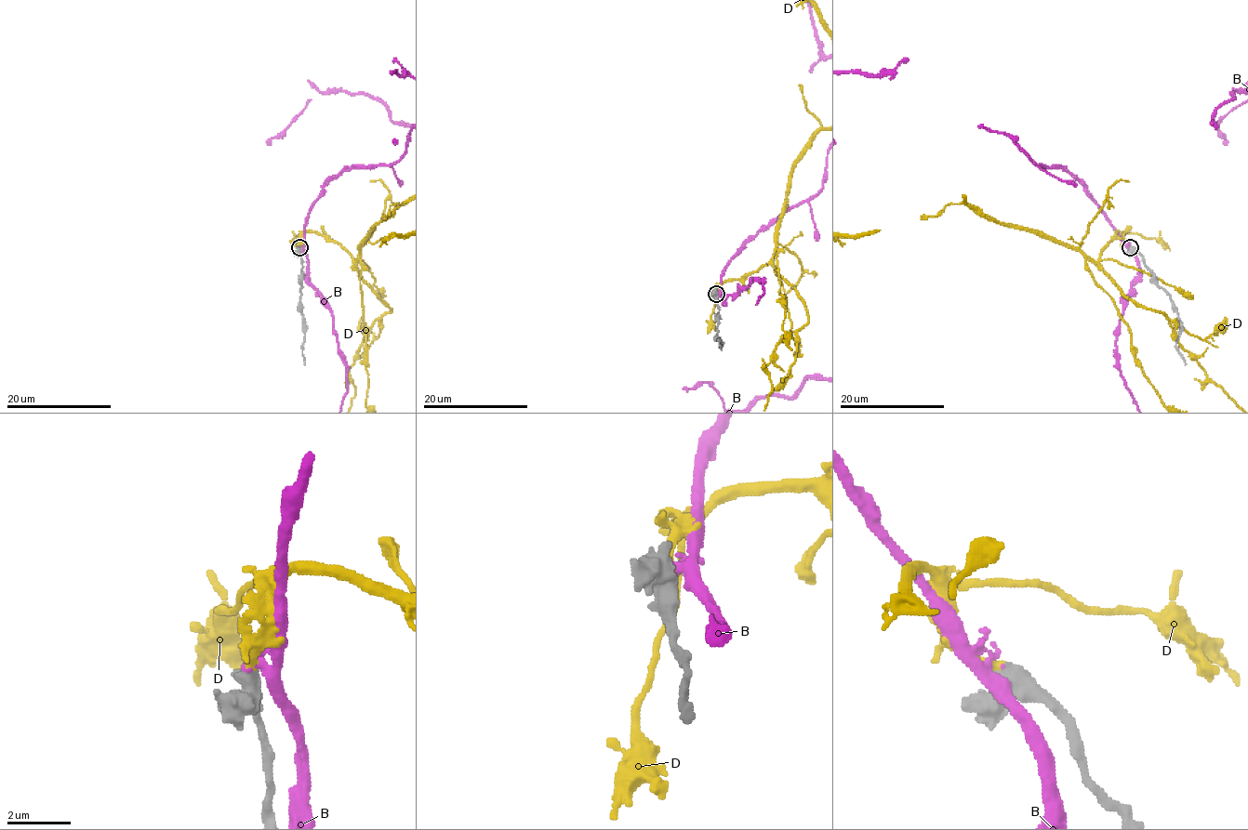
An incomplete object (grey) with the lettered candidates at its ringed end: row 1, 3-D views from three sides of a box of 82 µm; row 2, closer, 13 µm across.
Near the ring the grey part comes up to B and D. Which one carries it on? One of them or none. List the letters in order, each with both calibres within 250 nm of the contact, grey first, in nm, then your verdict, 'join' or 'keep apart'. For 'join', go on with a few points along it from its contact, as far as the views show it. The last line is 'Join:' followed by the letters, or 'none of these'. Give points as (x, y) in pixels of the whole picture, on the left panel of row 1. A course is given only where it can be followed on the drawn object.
B: 500 nm thick on the grey side, 200 nm on the other; keep apart
D: 500 nm thick on the grey side, 320 nm on the other; join
Join: D

